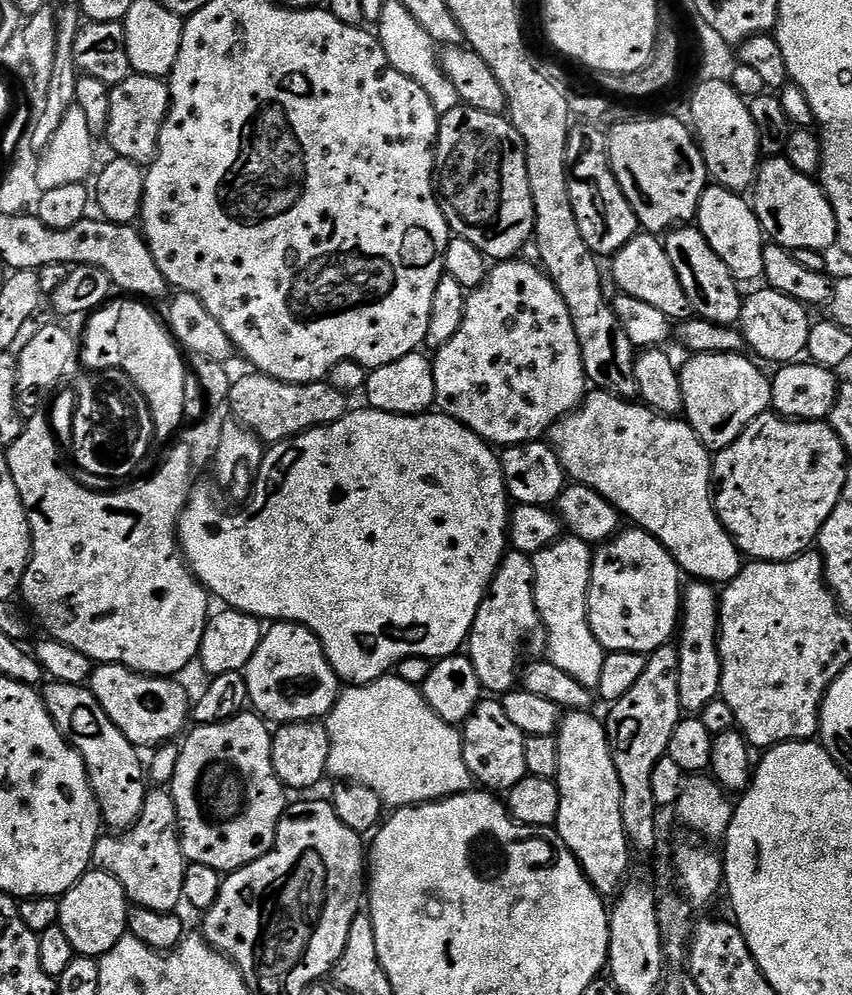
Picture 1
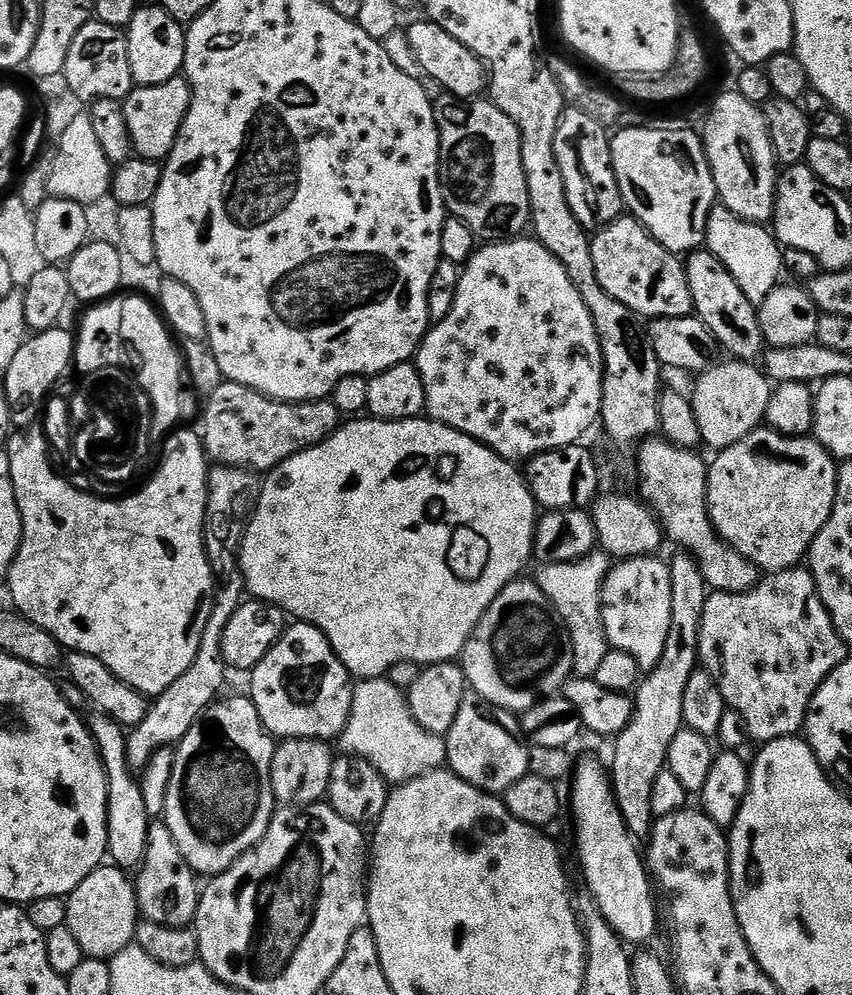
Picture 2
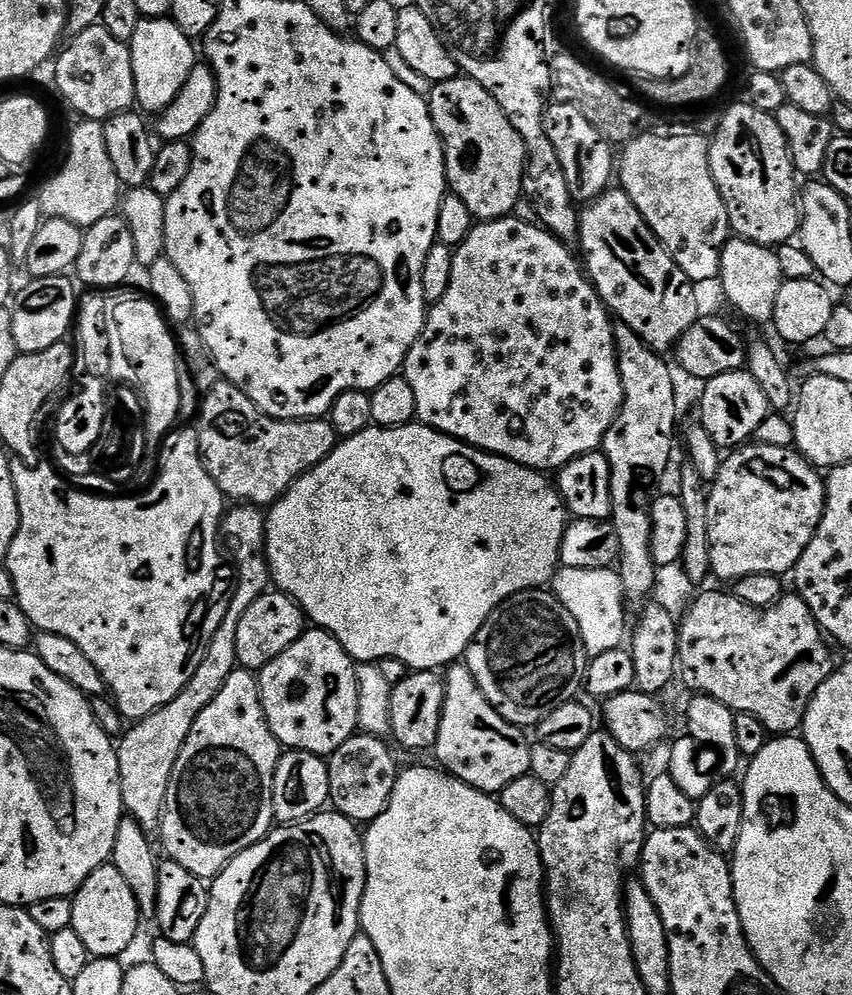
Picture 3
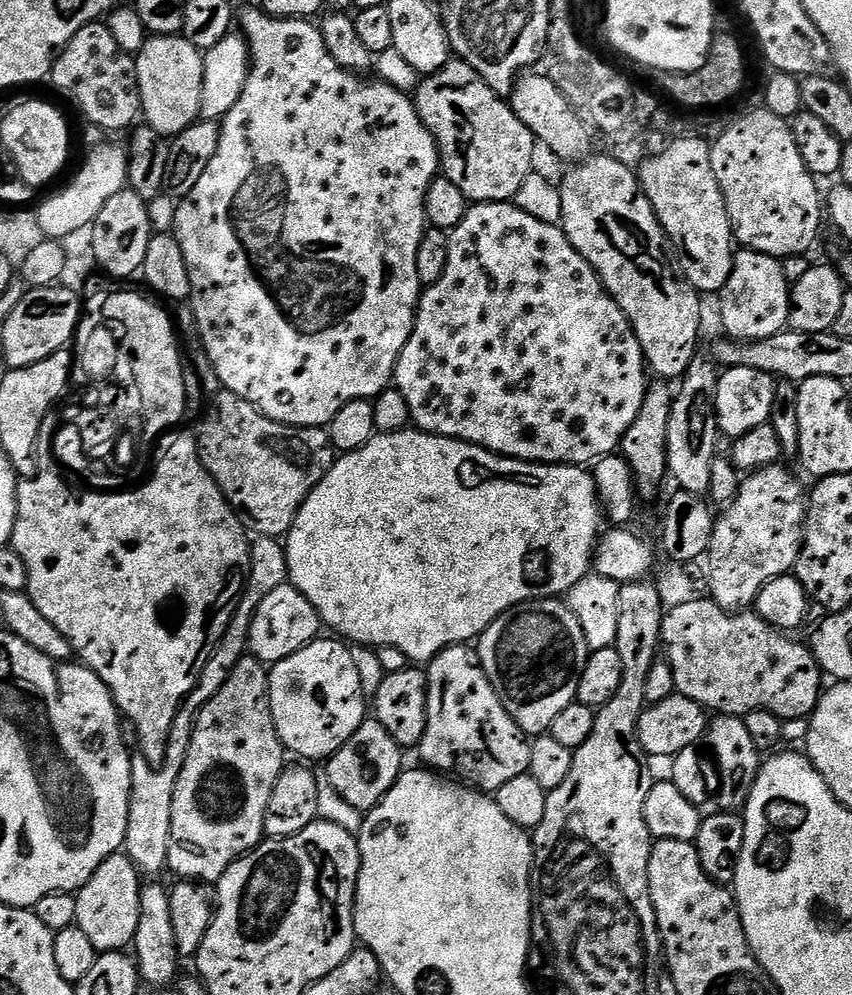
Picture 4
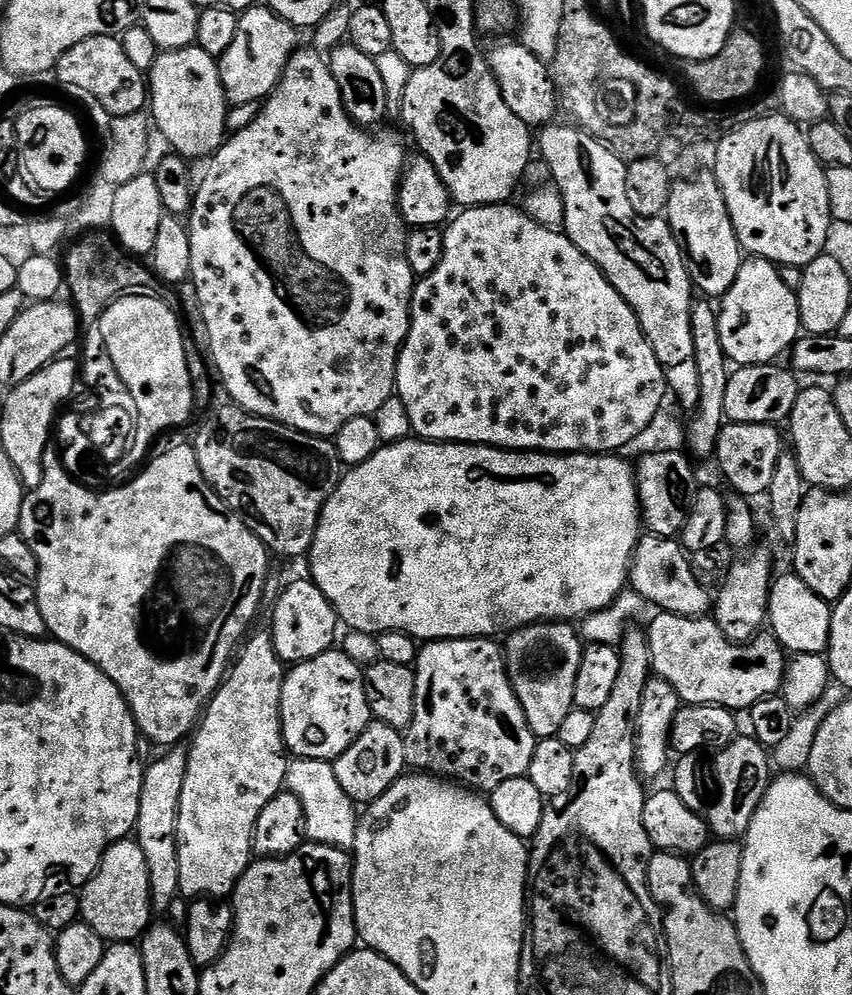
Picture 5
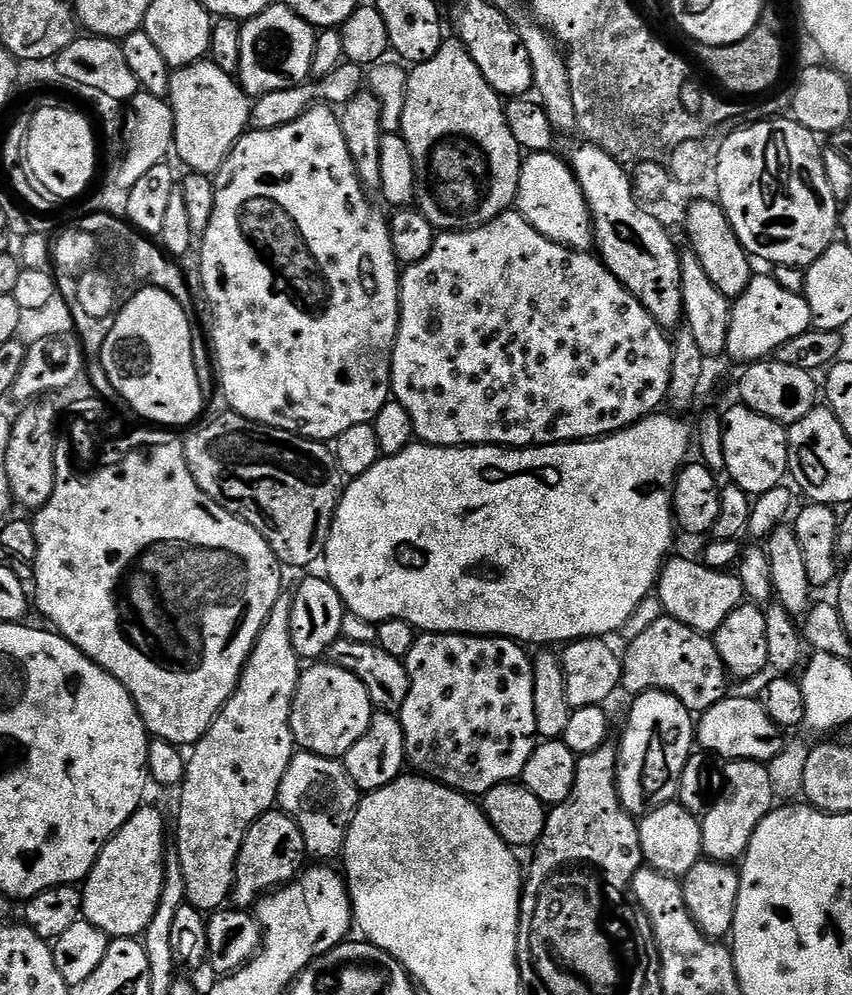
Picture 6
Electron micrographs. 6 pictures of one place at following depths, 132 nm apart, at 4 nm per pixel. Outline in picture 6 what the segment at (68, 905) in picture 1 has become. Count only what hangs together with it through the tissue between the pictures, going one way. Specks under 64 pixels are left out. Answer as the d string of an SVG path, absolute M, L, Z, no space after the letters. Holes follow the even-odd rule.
M142 806L120 827L102 850L102 854L94 862L88 879L83 881L84 897L83 919L89 920L98 930L102 930L110 938L140 938L150 926L150 918L154 918L154 910L158 910L158 902L162 898L164 885L164 816L156 808Z

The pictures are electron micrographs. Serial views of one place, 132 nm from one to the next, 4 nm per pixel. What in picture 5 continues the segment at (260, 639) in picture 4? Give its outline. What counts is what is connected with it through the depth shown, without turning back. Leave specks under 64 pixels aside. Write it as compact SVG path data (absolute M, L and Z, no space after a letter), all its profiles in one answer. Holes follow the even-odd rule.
M311 578L304 580L296 580L293 584L288 584L275 597L276 605L272 608L272 625L270 631L272 634L272 645L278 654L278 658L284 661L285 665L301 664L310 658L318 658L318 654L333 651L335 642L338 640L338 632L336 636L336 628L338 629L338 617L334 606L326 598L326 594L322 594L322 590L318 590L318 586Z

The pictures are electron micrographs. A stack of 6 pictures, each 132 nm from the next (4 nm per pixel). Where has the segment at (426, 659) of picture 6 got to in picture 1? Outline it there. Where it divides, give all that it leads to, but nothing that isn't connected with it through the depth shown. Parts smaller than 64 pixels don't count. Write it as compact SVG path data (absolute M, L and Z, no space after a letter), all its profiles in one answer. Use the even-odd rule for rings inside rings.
M496 698L481 699L480 704L462 725L464 757L473 781L496 794L506 794L528 775L525 734L510 722L503 703Z

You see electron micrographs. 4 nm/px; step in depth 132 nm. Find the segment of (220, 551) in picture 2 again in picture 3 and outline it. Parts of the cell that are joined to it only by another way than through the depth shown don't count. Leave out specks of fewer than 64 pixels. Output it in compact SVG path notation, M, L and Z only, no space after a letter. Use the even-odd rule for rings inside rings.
M241 503L225 511L224 519L220 522L222 548L227 555L228 552L232 555L232 560L236 563L236 584L234 580L226 618L222 618L218 630L214 630L214 638L206 650L206 658L202 658L202 666L198 666L194 678L186 682L182 694L178 694L174 702L166 702L166 706L154 710L154 714L150 714L145 720L135 721L119 737L116 753L124 811L149 834L155 833L164 819L170 778L174 774L178 754L182 754L182 746L186 738L190 738L194 722L198 722L198 714L202 714L202 710L206 710L206 706L210 706L210 702L218 698L218 690L226 686L226 678L237 671L238 622L242 622L242 614L246 614L246 610L250 610L250 606L254 606L254 602L258 602L258 598L262 598L272 584L272 571L266 554L267 521L267 515L254 504Z

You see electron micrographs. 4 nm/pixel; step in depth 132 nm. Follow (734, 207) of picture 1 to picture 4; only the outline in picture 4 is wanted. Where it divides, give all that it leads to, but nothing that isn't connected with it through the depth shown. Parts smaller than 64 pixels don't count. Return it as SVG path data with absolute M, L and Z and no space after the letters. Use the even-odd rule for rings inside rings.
M740 250L733 255L730 278L718 293L720 320L733 340L761 340L788 328L788 315L792 309L790 285L783 263L777 257L761 252Z

